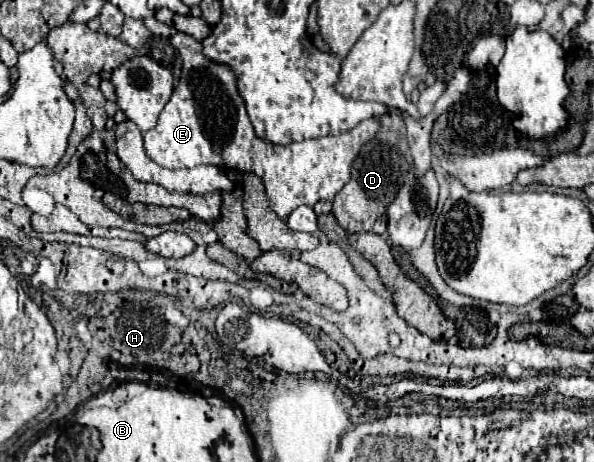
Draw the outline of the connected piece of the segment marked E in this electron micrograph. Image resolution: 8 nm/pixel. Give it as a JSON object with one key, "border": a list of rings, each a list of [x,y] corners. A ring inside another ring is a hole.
{"border":[[[177,32],[175,36],[171,36],[171,44],[179,50],[179,54],[183,58],[183,72],[181,72],[179,86],[175,88],[171,100],[165,104],[165,108],[159,114],[157,126],[143,134],[145,152],[153,162],[157,162],[163,168],[193,168],[199,164],[213,164],[213,166],[235,168],[241,172],[255,172],[265,184],[269,206],[283,220],[301,204],[313,206],[319,200],[333,200],[335,194],[349,182],[351,162],[357,156],[357,150],[361,150],[361,146],[365,142],[369,142],[369,138],[373,138],[373,134],[377,134],[375,118],[363,120],[355,128],[351,128],[343,134],[337,134],[337,136],[313,138],[313,140],[293,142],[287,146],[277,146],[277,144],[265,142],[265,140],[257,138],[253,132],[249,116],[245,114],[245,104],[241,102],[241,96],[237,94],[237,80],[233,78],[233,70],[229,70],[229,66],[217,66],[215,62],[209,62],[201,54],[201,42],[197,42],[189,34]]]}

